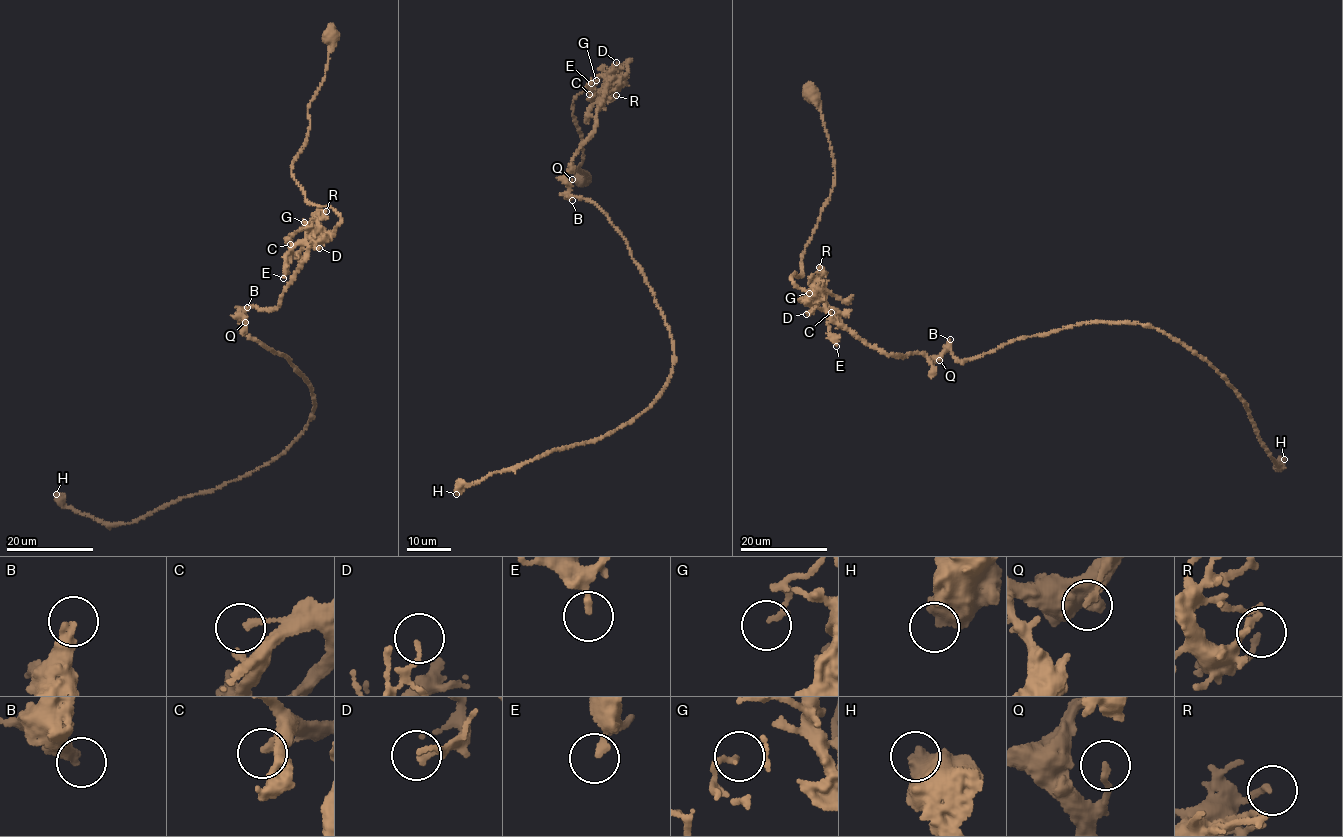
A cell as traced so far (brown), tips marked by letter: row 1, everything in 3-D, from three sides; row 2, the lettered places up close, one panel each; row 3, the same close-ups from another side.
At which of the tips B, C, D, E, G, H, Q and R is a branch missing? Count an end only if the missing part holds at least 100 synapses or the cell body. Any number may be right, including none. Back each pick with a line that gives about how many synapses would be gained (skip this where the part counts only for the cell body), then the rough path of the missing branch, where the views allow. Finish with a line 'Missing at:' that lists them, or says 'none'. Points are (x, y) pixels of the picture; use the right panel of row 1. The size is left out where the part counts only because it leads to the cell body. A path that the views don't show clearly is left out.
Missing at: none

